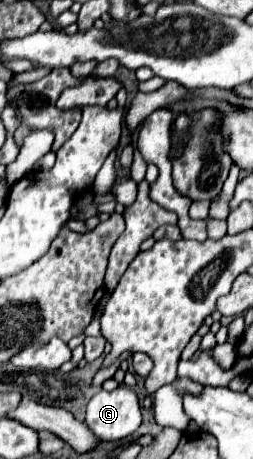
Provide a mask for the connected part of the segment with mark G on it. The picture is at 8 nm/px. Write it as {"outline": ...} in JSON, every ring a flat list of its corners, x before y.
{"outline":[[120,385,114,391,98,391,86,409,86,425,102,441,120,441,142,423,140,403,134,389]]}

